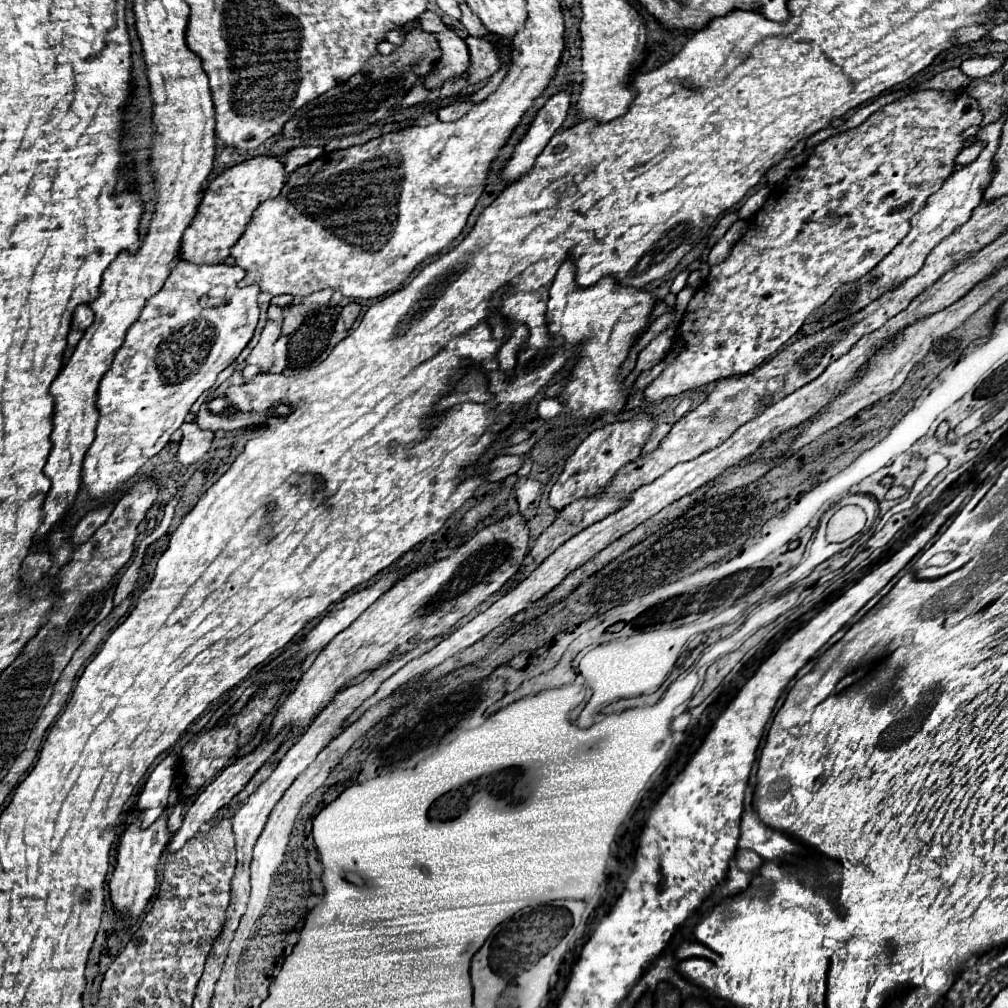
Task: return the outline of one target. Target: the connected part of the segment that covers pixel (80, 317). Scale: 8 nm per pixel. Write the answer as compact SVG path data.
M80 306L80 310L76 310L76 314L74 314L72 326L86 330L88 326L92 326L92 322L94 322L94 312L88 306Z

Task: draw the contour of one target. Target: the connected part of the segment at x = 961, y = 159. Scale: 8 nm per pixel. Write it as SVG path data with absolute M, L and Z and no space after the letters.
M974 142L974 144L966 146L958 156L958 166L966 166L966 164L974 162L982 150L984 150L984 142Z

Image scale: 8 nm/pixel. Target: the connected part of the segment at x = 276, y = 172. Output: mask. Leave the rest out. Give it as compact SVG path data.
M256 156L252 160L226 168L204 190L204 196L198 206L198 214L196 214L192 226L184 232L180 258L190 264L226 262L226 258L230 256L230 248L242 236L246 224L252 218L254 208L258 208L268 198L276 198L284 184L286 184L284 164L272 156Z

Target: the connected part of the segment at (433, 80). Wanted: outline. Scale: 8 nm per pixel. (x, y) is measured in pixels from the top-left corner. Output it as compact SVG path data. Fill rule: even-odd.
M426 10L420 16L420 26L424 30L430 30L440 40L440 44L442 44L442 56L440 56L440 60L436 64L436 74L434 76L428 76L426 82L424 82L428 88L432 88L432 100L436 100L442 84L448 78L458 76L458 74L464 74L468 70L470 56L468 56L466 42L454 30L450 30L440 20L440 16L436 16L434 12Z

